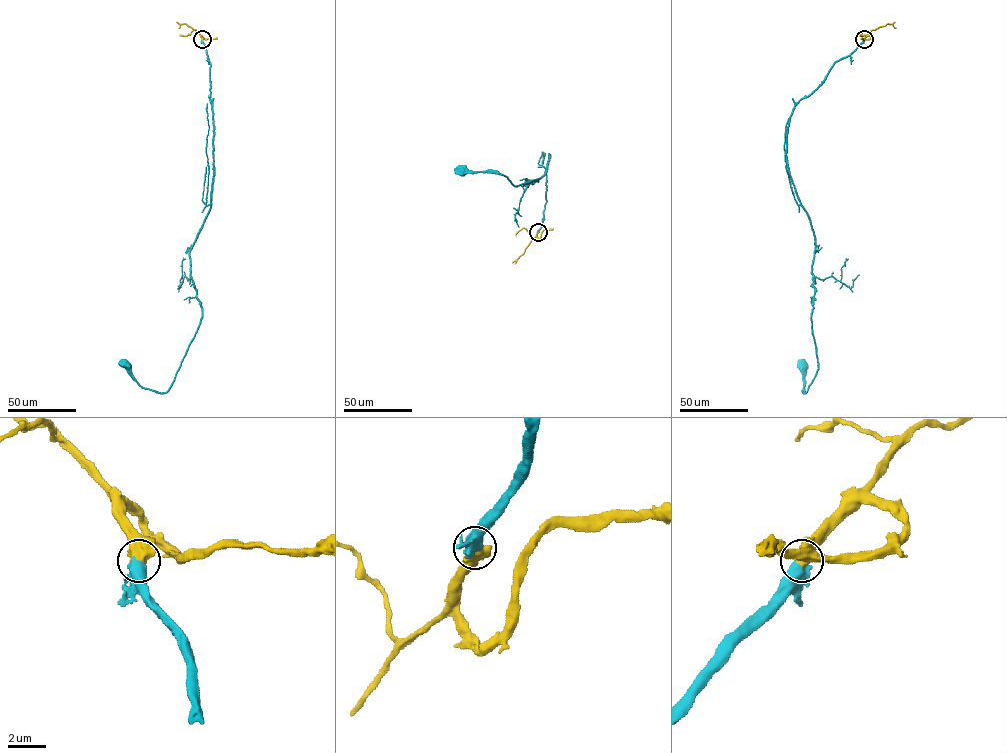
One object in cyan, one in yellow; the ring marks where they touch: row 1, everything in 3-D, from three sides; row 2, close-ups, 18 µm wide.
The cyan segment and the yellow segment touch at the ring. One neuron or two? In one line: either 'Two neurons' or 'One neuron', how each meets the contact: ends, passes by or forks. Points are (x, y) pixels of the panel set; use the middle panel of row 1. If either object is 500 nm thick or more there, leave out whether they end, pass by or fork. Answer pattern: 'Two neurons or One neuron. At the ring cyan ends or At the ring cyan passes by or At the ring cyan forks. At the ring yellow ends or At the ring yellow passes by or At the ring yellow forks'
One neuron

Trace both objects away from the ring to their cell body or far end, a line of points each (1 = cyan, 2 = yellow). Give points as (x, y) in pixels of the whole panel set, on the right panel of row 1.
1: (863, 39), (799, 100), (790, 118), (786, 165), (815, 236), (811, 319), (818, 370), (806, 393), (802, 363)
2: (863, 39), (872, 30), (886, 24), (896, 28)

